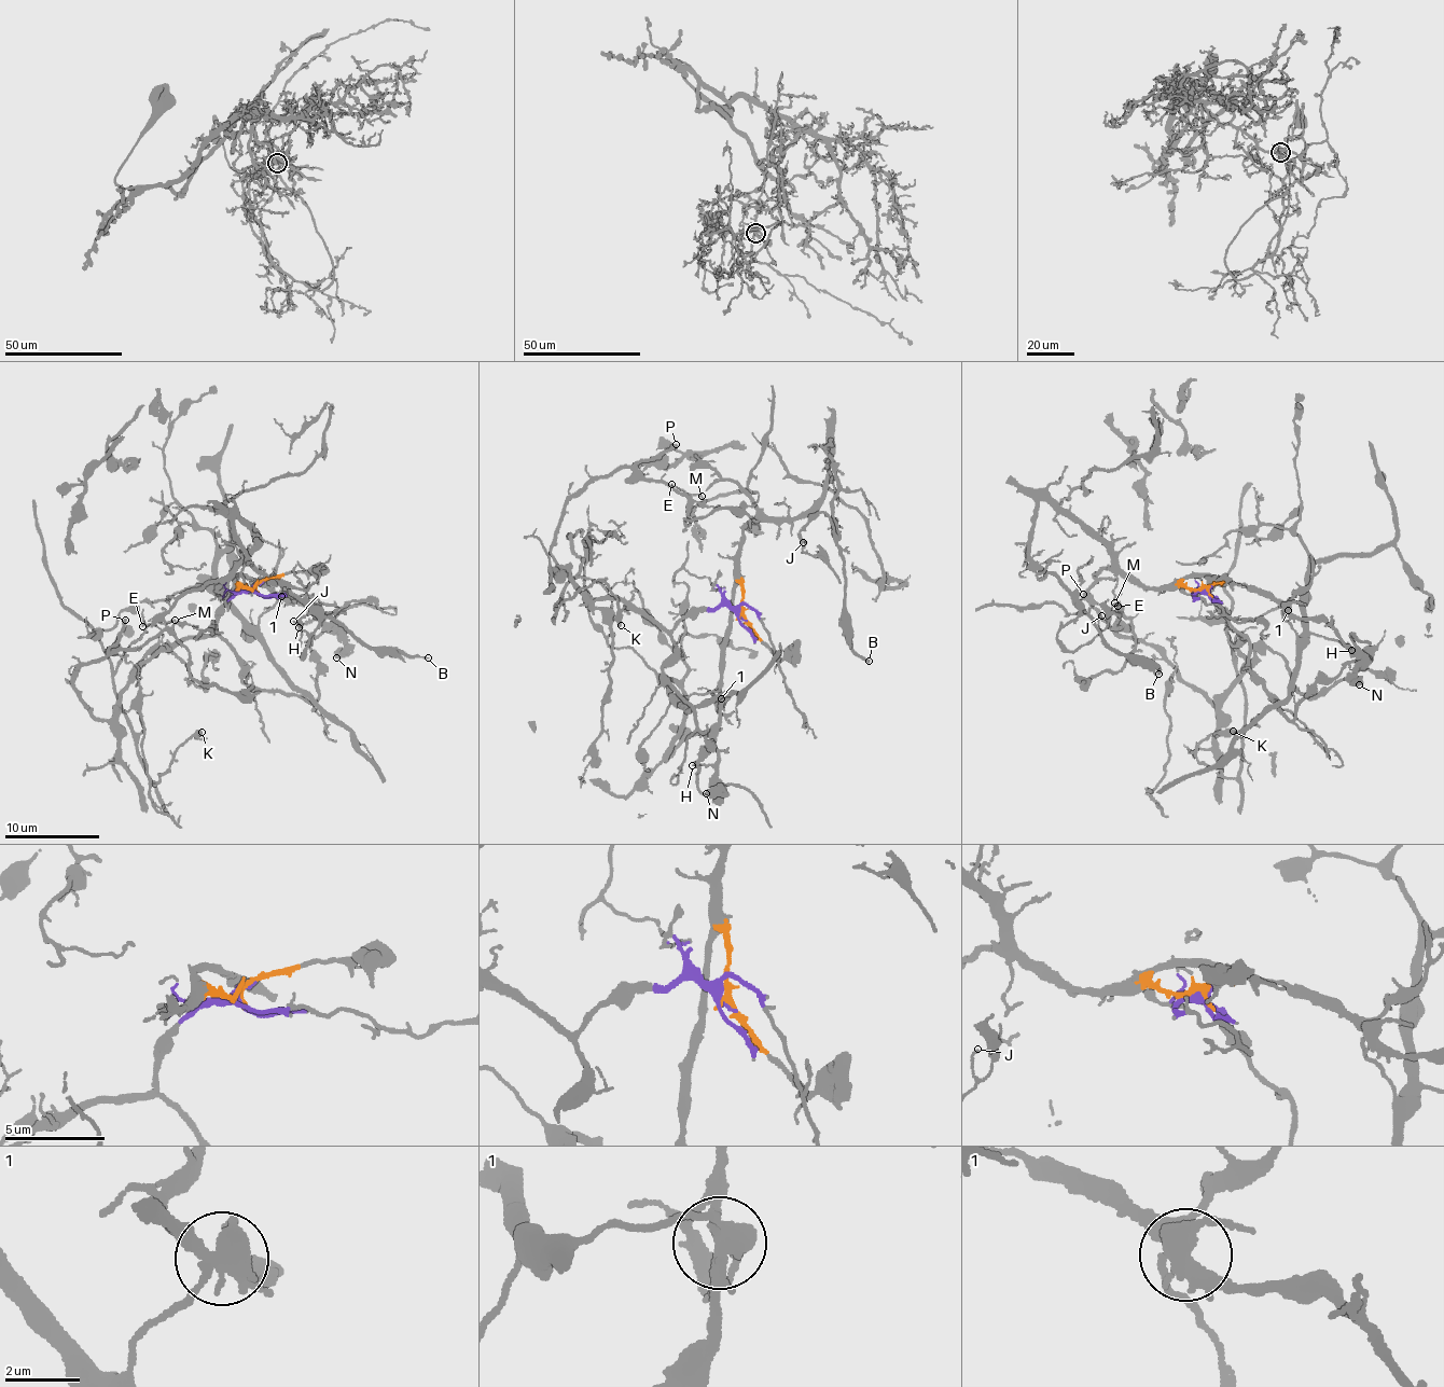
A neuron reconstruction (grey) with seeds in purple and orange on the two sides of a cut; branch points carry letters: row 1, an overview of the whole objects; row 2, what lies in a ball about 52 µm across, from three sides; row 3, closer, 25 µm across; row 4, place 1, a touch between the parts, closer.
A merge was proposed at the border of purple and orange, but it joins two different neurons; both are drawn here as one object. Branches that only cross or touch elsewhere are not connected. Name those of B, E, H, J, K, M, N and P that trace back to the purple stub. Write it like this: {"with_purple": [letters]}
{"with_purple": ["E", "K", "M", "P"]}

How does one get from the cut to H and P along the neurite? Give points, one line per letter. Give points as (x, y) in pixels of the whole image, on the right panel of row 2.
H: (1207, 591), (1185, 587), (1185, 577), (1224, 579), (1264, 590), (1295, 615), (1326, 619), (1352, 650)
P: (1207, 591), (1232, 626), (1247, 635), (1238, 647), (1241, 676), (1212, 705), (1143, 640), (1116, 633), (1082, 593)

